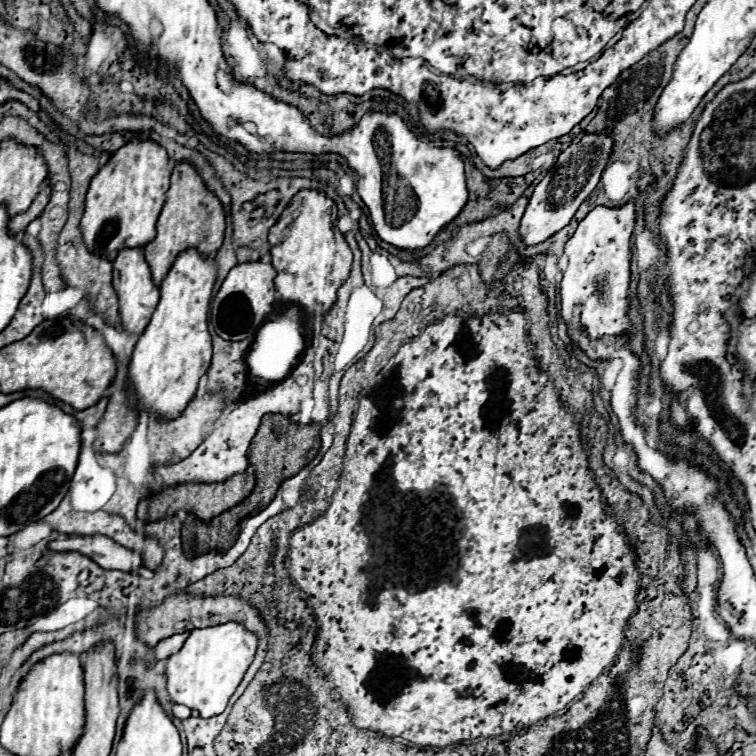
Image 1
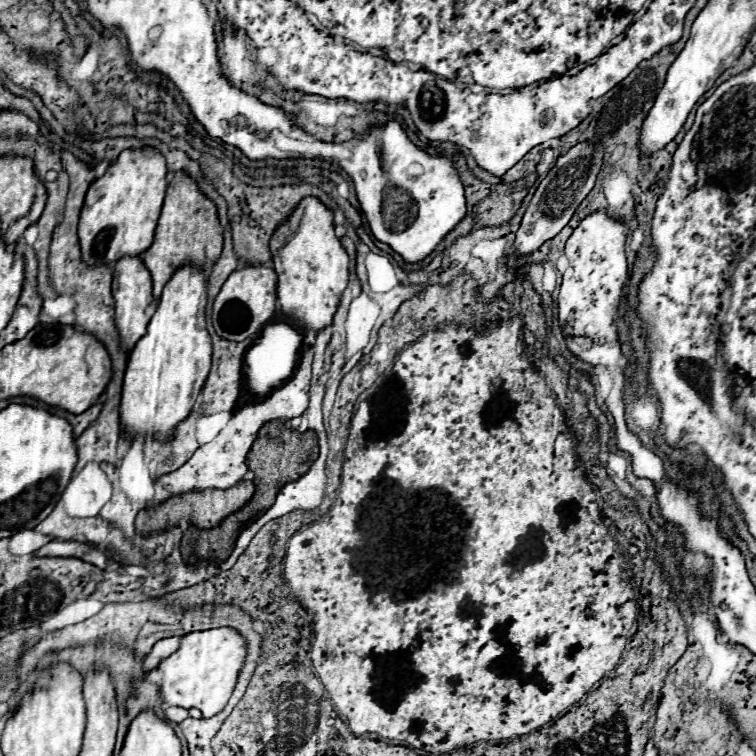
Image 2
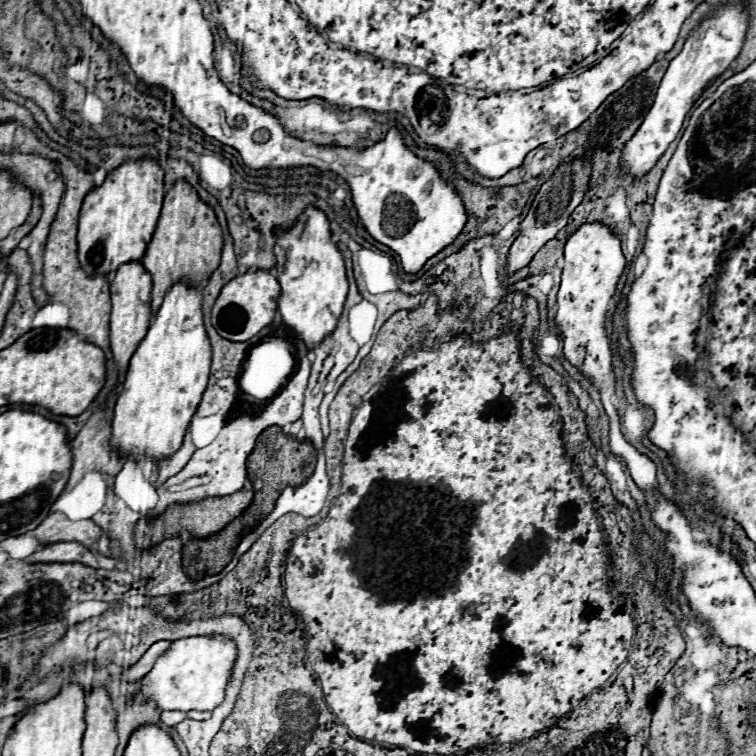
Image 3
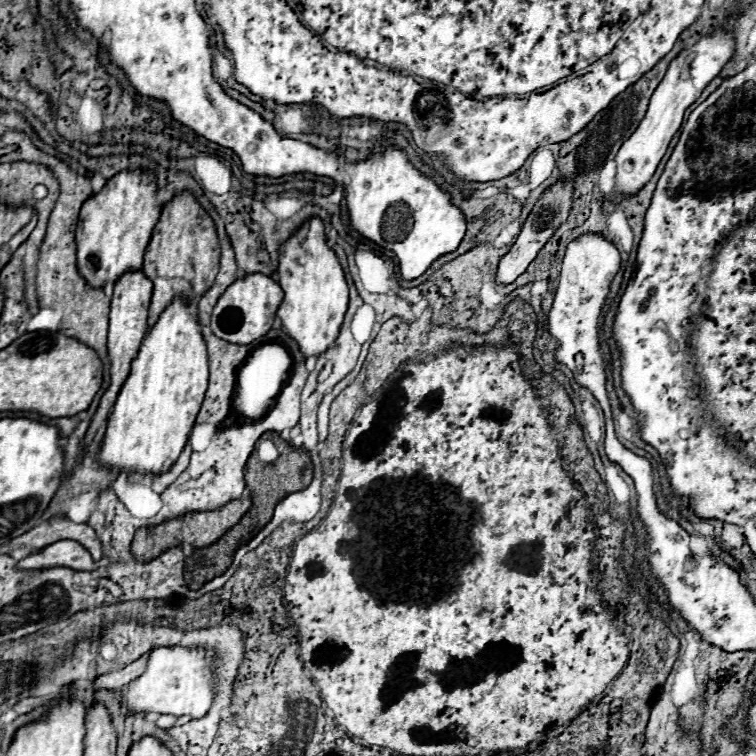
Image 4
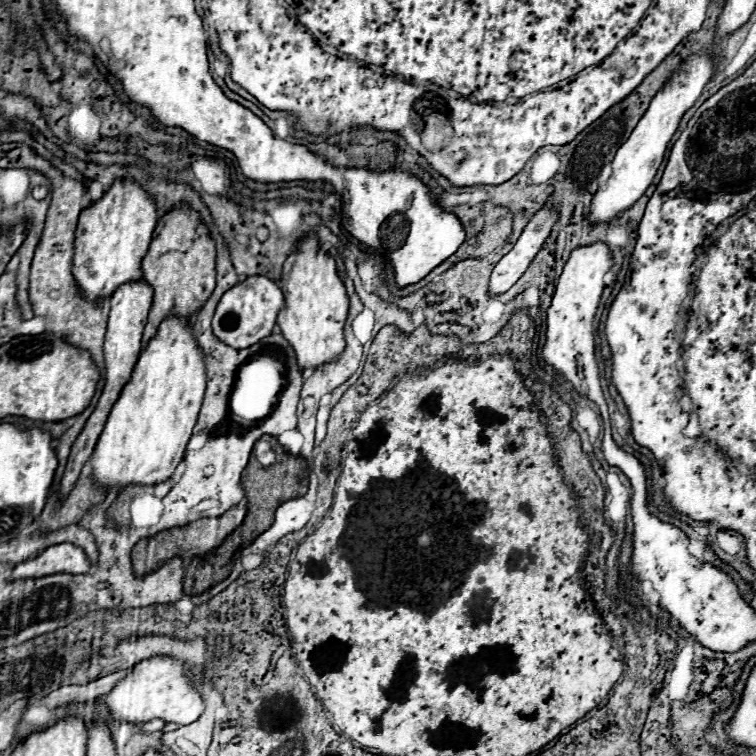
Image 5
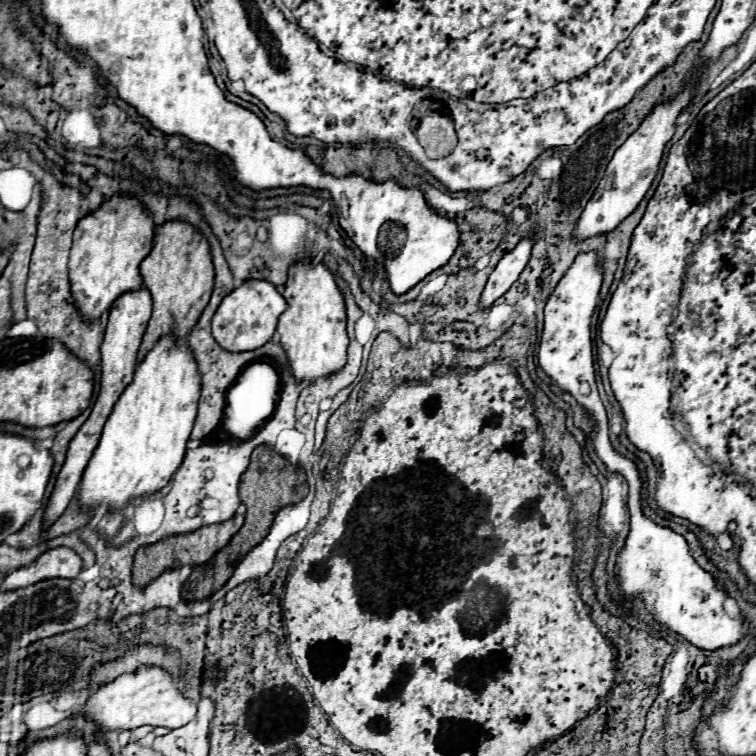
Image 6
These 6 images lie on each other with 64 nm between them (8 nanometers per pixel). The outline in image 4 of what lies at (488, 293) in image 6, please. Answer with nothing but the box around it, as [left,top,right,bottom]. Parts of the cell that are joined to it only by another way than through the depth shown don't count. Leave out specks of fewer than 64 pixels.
[494,182,572,284]

